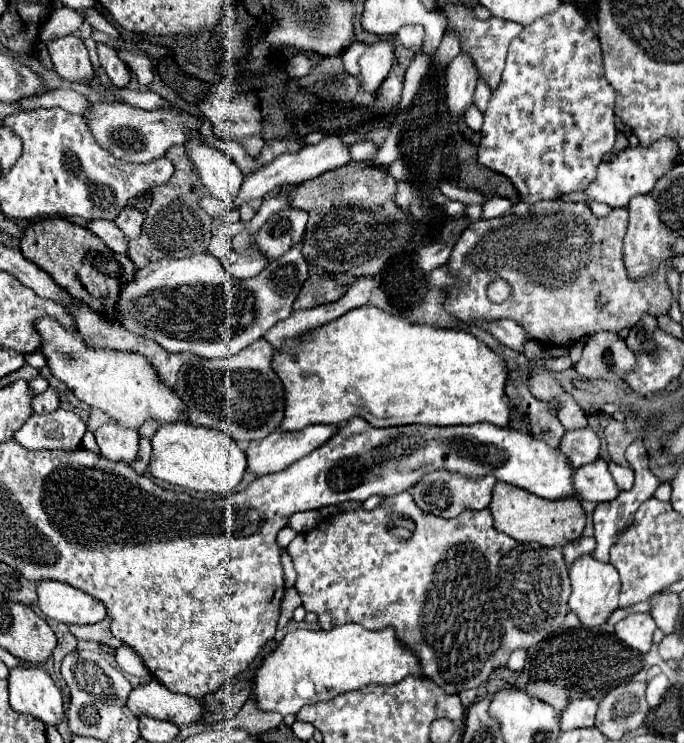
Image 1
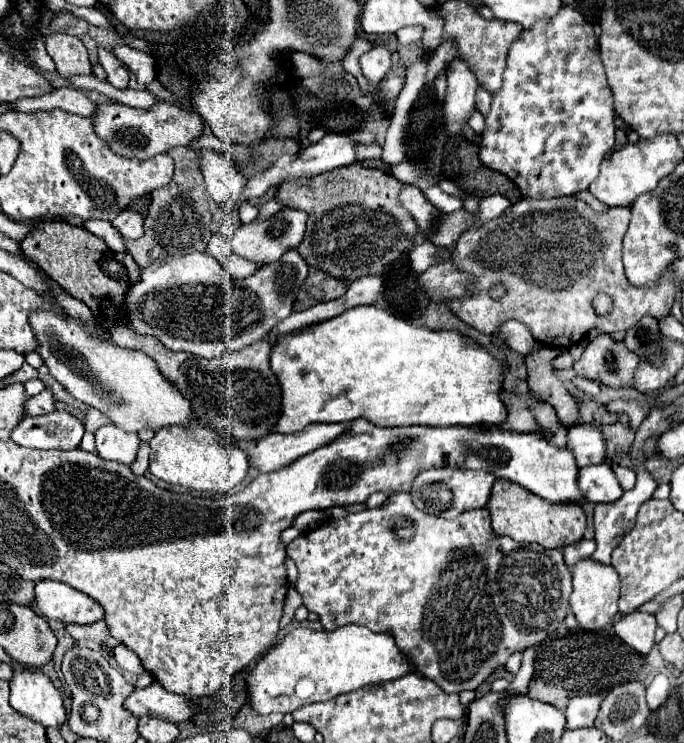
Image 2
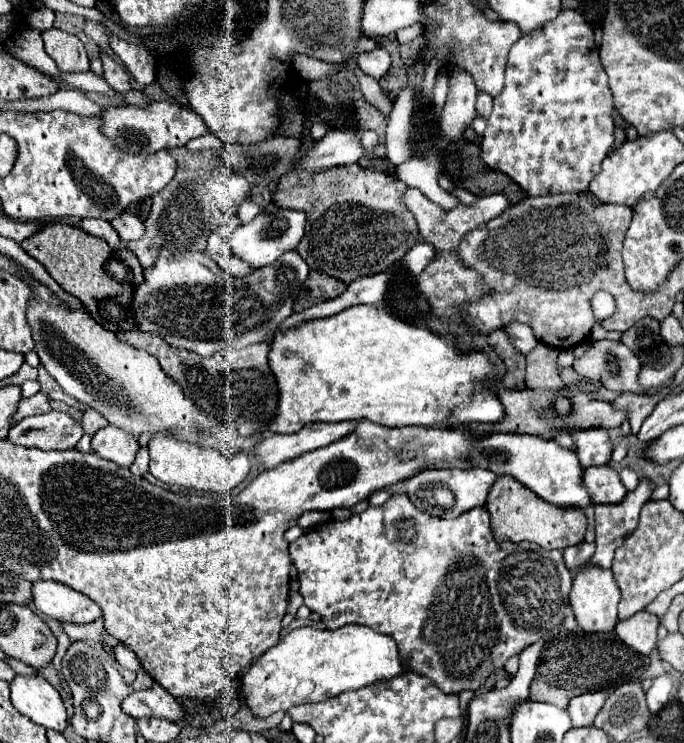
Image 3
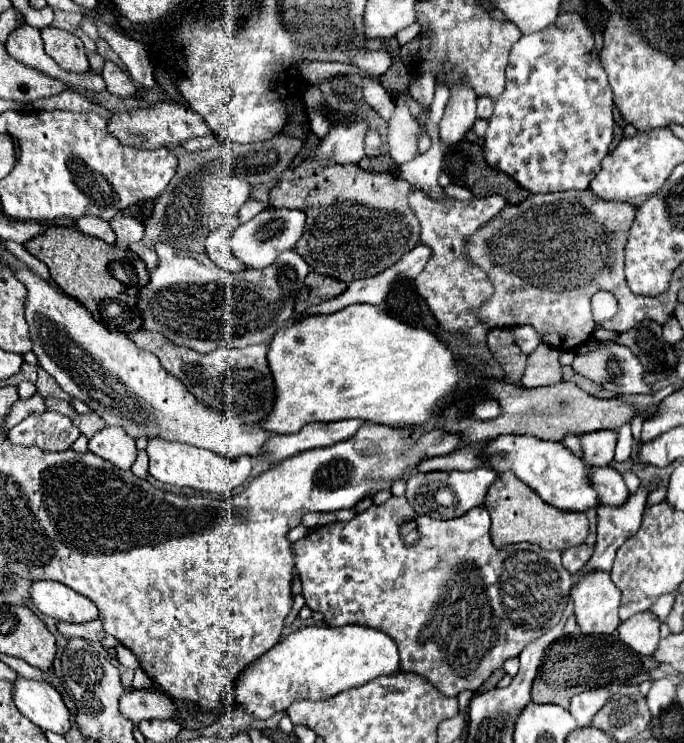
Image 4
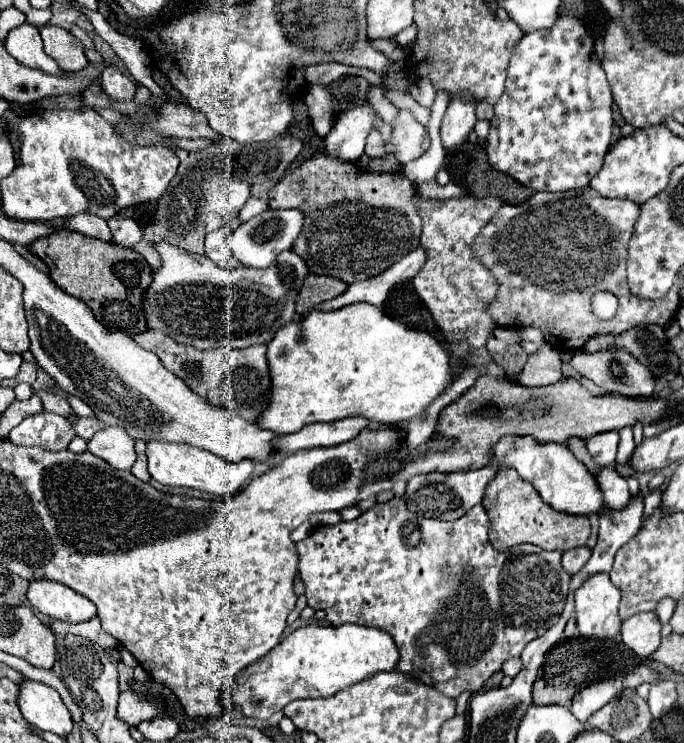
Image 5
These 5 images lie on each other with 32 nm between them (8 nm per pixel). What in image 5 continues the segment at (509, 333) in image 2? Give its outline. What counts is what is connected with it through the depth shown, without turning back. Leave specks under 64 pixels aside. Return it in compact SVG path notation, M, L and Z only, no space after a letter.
M520 328L518 332L520 332L522 348L526 350L526 354L532 354L532 352L536 352L538 348L542 348L544 344L548 344L548 342L544 340L544 334L542 334L540 330L536 330L536 328Z

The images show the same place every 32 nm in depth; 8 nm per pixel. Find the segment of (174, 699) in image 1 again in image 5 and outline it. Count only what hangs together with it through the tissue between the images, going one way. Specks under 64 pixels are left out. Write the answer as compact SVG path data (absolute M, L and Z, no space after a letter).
M132 690L122 692L120 700L118 700L118 716L120 720L124 720L130 726L138 726L144 720L152 720L156 716L164 716L162 714L164 708L160 708L160 702L152 702L152 698L144 698Z

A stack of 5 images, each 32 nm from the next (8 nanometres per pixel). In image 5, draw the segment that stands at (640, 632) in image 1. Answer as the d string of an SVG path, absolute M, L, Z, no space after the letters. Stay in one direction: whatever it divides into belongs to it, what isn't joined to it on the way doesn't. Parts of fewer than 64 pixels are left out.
M642 612L622 622L622 642L640 658L648 658L660 646L662 624L654 612Z

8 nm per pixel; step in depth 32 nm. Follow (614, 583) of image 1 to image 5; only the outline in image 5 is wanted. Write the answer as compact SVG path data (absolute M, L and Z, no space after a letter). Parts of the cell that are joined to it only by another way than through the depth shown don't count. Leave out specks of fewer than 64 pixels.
M608 574L590 576L574 594L576 622L582 638L614 640L620 636L620 590L612 584Z

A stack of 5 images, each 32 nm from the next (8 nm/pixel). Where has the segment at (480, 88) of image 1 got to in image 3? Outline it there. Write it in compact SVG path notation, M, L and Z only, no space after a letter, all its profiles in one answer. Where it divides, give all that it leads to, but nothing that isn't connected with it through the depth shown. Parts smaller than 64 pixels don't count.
M478 94L476 108L478 108L478 114L480 114L482 118L488 118L490 112L492 112L492 96L488 96L488 94Z

